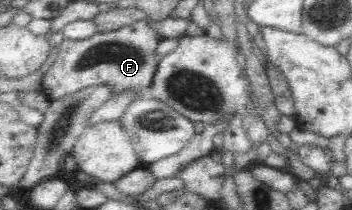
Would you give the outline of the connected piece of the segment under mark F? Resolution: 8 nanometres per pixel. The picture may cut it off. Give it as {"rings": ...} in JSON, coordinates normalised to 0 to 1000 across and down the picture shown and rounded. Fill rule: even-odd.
{"rings":[[[415,90],[389,95],[318,152],[276,152],[239,190],[185,181],[170,210],[159,290],[116,390],[116,429],[148,481],[273,400],[304,400],[330,443],[375,419],[389,429],[392,457],[409,452],[460,276],[443,267],[440,248],[463,181],[415,110]]]}

